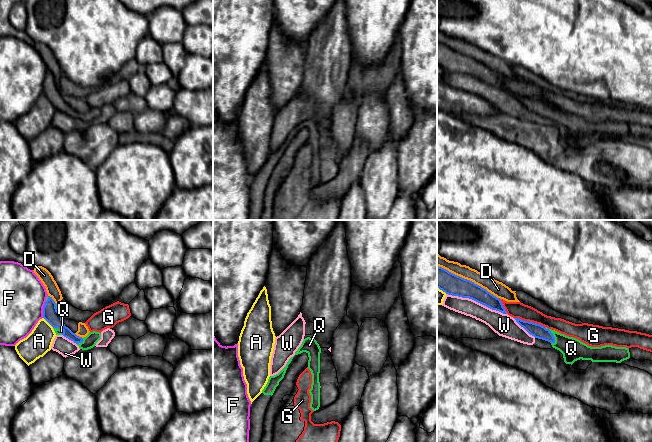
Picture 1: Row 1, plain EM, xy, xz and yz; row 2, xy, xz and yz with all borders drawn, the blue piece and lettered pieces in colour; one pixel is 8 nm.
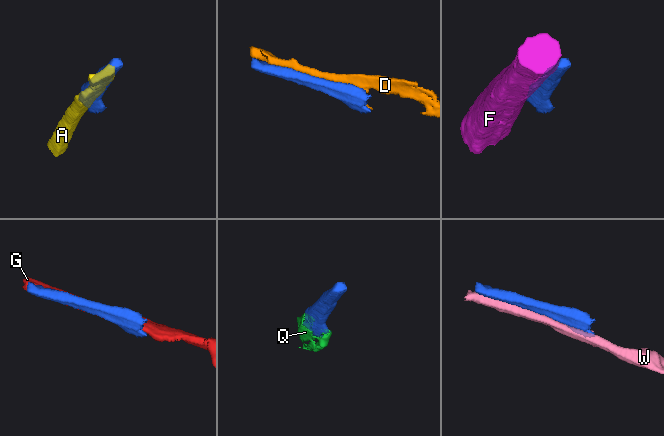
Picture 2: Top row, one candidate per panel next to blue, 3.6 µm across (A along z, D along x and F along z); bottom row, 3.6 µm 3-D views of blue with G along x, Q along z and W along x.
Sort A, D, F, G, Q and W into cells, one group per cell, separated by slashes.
A / D / F / G / Q / W

